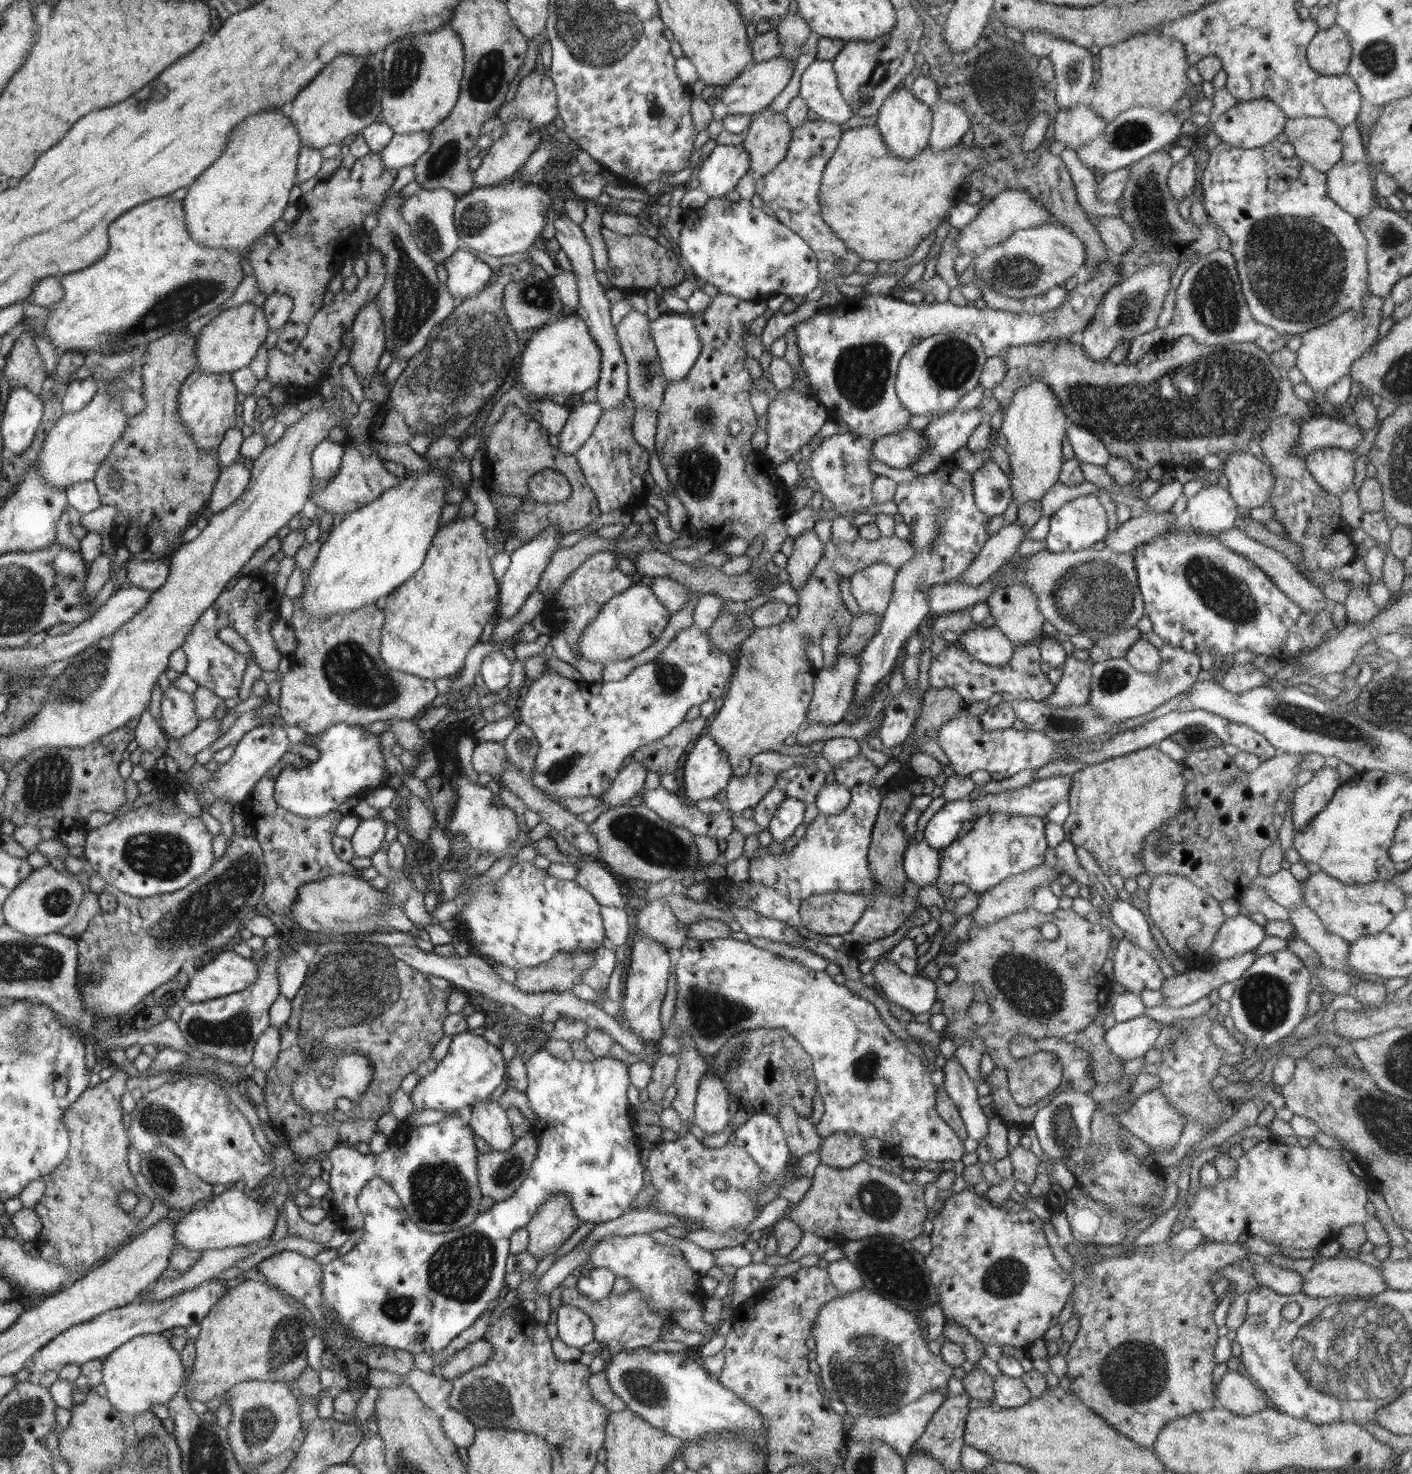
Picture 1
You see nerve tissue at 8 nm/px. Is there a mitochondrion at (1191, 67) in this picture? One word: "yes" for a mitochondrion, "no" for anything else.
no

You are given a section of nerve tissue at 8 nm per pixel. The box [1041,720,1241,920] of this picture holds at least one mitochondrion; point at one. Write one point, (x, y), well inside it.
(1162, 845)

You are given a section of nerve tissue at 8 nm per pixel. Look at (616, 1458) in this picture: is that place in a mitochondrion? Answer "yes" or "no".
no

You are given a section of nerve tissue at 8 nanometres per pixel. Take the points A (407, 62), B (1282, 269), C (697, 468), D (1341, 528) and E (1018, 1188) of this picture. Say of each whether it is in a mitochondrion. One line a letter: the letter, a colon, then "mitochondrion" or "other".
A: mitochondrion
B: mitochondrion
C: mitochondrion
D: other
E: other

